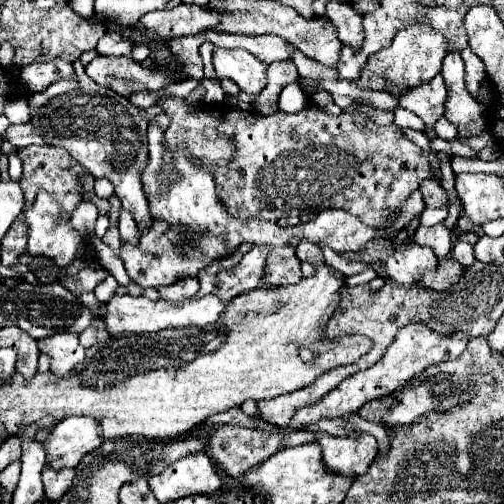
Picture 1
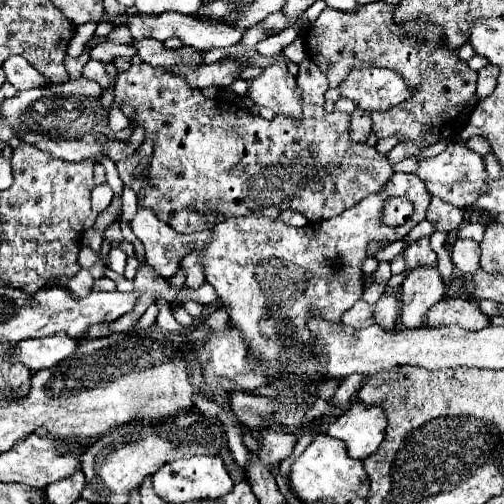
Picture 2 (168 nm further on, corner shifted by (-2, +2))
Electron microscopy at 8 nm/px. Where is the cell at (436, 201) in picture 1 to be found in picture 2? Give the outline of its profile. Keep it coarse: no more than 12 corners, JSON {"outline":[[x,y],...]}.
{"outline":[[433,197],[427,221],[451,233],[463,223],[463,211]]}

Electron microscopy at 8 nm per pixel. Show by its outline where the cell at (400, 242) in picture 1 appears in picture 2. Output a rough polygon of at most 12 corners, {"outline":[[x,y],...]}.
{"outline":[[437,267],[411,269],[401,287],[401,325],[417,329],[441,301]]}

